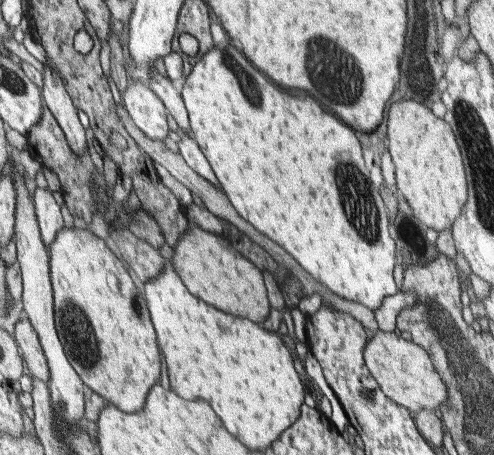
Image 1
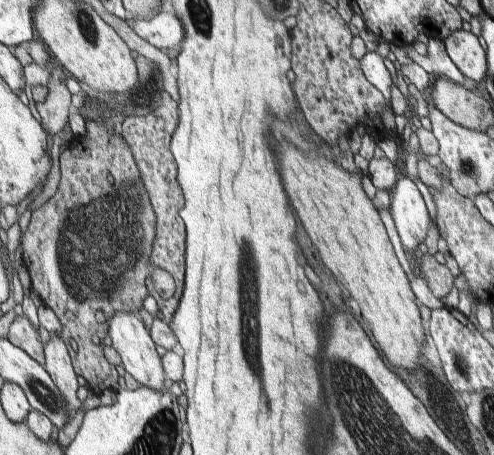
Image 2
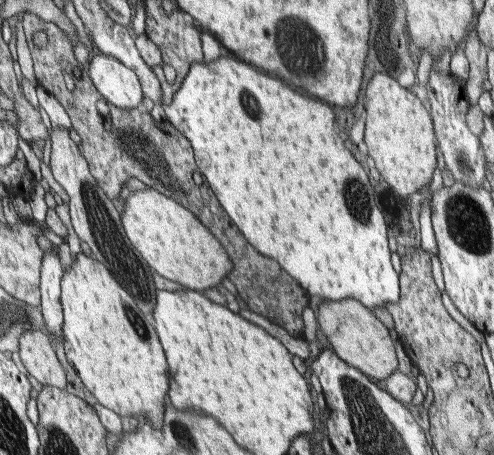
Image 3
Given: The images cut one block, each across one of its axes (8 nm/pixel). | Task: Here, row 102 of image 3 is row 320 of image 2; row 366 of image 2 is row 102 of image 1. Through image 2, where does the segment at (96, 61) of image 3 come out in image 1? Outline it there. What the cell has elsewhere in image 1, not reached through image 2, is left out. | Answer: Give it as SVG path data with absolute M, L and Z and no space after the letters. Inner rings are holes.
M127 80L127 88L121 94L121 106L127 110L133 124L151 140L165 140L167 132L167 112L161 98L149 90L147 84L139 80Z

